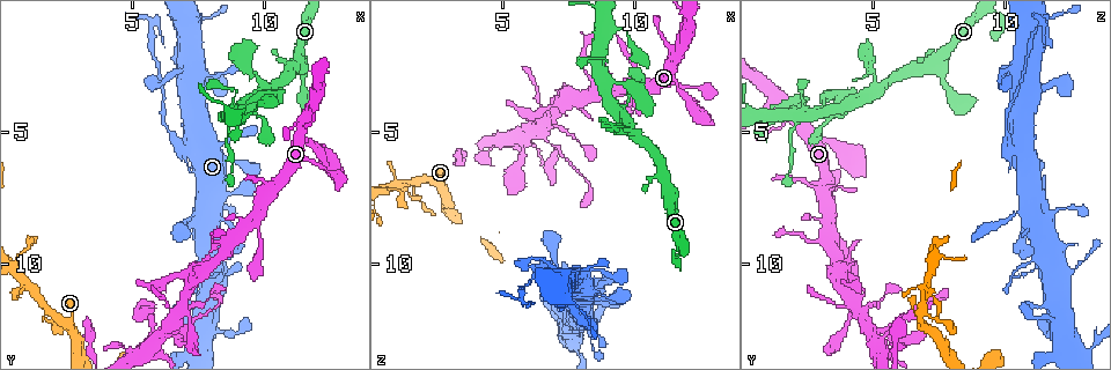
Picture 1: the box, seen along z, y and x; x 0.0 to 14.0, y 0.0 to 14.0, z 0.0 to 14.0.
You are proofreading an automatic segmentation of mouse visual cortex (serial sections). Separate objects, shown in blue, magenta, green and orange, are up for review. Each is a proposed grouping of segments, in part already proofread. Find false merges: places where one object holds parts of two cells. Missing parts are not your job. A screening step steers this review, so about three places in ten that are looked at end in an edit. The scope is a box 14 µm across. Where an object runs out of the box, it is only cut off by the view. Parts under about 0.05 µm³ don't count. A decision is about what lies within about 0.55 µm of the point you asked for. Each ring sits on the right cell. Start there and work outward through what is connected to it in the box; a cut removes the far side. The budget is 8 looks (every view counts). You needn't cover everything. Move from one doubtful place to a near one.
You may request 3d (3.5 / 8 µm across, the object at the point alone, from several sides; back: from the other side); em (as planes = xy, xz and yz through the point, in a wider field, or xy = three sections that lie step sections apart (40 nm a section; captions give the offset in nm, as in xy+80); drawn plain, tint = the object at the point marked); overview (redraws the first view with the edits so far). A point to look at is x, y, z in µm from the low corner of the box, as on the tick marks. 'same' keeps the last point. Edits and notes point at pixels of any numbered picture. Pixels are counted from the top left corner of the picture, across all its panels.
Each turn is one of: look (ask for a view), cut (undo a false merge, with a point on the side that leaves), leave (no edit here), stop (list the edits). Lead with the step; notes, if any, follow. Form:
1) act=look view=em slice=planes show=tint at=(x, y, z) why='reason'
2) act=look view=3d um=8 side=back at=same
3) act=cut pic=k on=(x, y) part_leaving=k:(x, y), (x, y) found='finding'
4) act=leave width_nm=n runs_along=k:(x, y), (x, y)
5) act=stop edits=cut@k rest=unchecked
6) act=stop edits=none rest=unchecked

act=look view=3d um=3.5 at=(6.7, 5.4, 10.1) why='calibre changes'

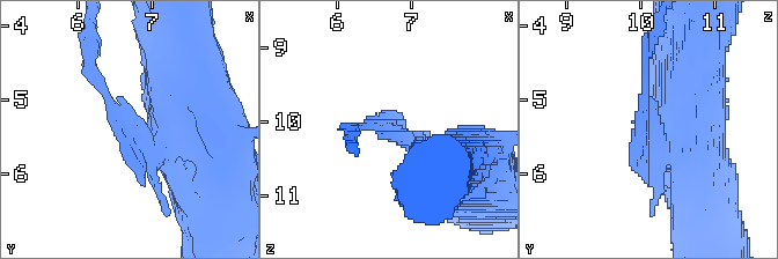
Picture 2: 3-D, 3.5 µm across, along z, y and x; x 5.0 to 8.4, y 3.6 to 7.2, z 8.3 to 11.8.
act=look view=em slice=xy step=3 show=tint at=(6.65, 5.35, 10.05)

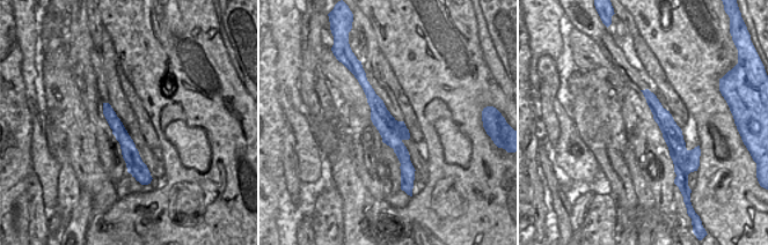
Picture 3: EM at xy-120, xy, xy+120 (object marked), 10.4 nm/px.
act=look view=em slice=xy step=1 show=tint at=same why='cut it another way'

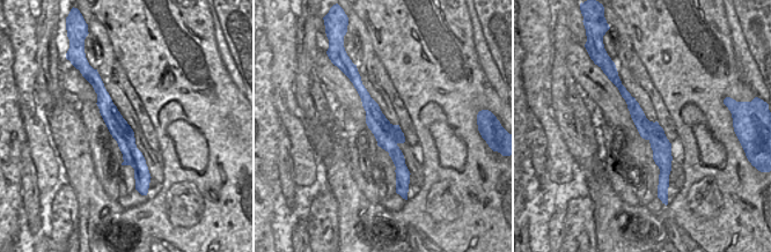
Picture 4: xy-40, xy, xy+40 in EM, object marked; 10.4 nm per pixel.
act=cut pic=2 on=(87, 68) part_leaving=2:(132, 130), (89, 72), (89, 34) found='a second cell is stuck on'

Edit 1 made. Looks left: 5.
act=look view=3d um=3.5 at=(6.9, 12.6, 5.7) why='a fork'

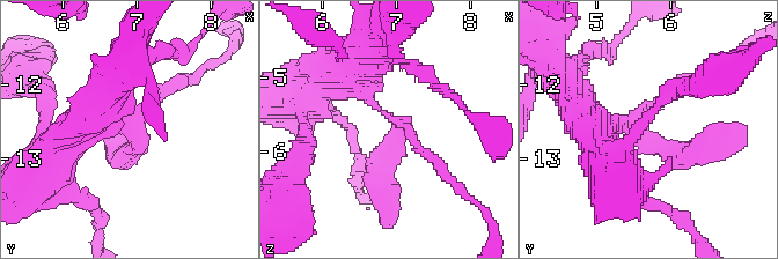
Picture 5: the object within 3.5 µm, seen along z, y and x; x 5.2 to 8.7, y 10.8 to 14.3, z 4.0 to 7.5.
act=look view=em slice=xy step=2 show=tint at=(6.90, 12.50, 5.60) why='now the EM'

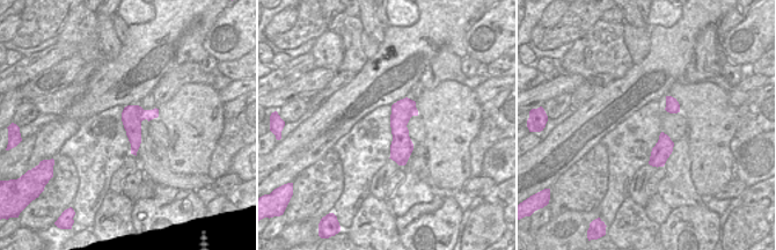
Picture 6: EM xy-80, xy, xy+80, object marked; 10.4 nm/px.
act=leave arm_widths_nm=150,300,400 runs_along=6:(407, 101), (401, 112), (402, 162) found='one cell here'

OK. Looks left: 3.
act=look view=3d um=3.5 at=(1.3, 11.1, 7.0) why='a fork'

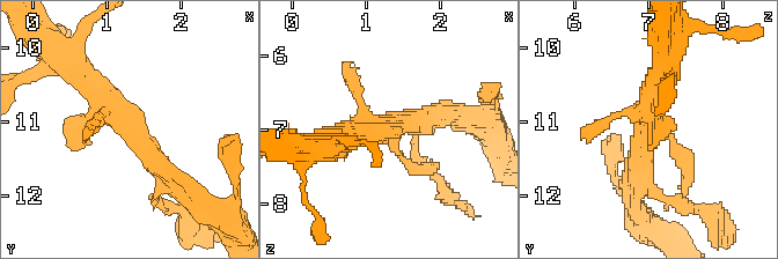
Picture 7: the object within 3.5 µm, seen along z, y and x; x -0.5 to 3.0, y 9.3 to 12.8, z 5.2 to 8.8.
act=leave runs_along=7:(177, 186), (131, 119), (78, 69) found='continuous, no second cell'

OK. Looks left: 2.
act=stop edits=cut@2 rest=unchecked

